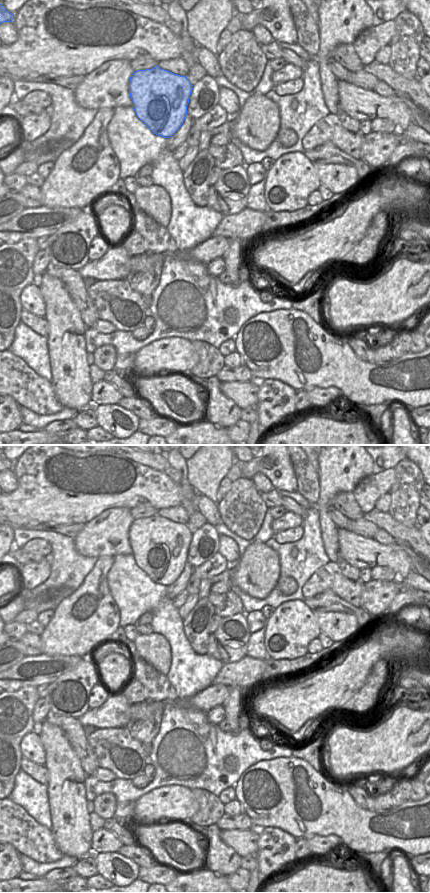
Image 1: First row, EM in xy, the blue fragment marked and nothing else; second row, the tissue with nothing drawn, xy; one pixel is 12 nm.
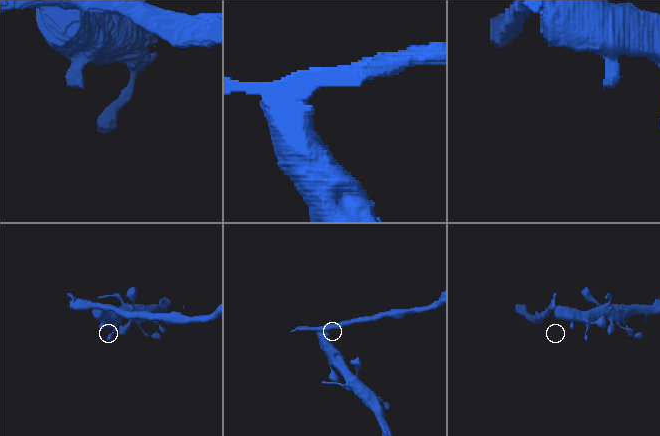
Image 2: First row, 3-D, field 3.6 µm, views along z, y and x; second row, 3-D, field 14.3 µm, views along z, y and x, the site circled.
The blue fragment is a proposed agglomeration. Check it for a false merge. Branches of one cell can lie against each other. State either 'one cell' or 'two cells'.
two cells

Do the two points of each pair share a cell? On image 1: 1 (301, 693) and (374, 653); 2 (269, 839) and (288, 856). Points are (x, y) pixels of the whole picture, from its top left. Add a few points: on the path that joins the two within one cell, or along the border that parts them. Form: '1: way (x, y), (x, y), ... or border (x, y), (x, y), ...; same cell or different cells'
1: border (324, 666), (340, 671), (351, 666), (364, 669); different cells
2: way (274, 844), (283, 853); same cell

